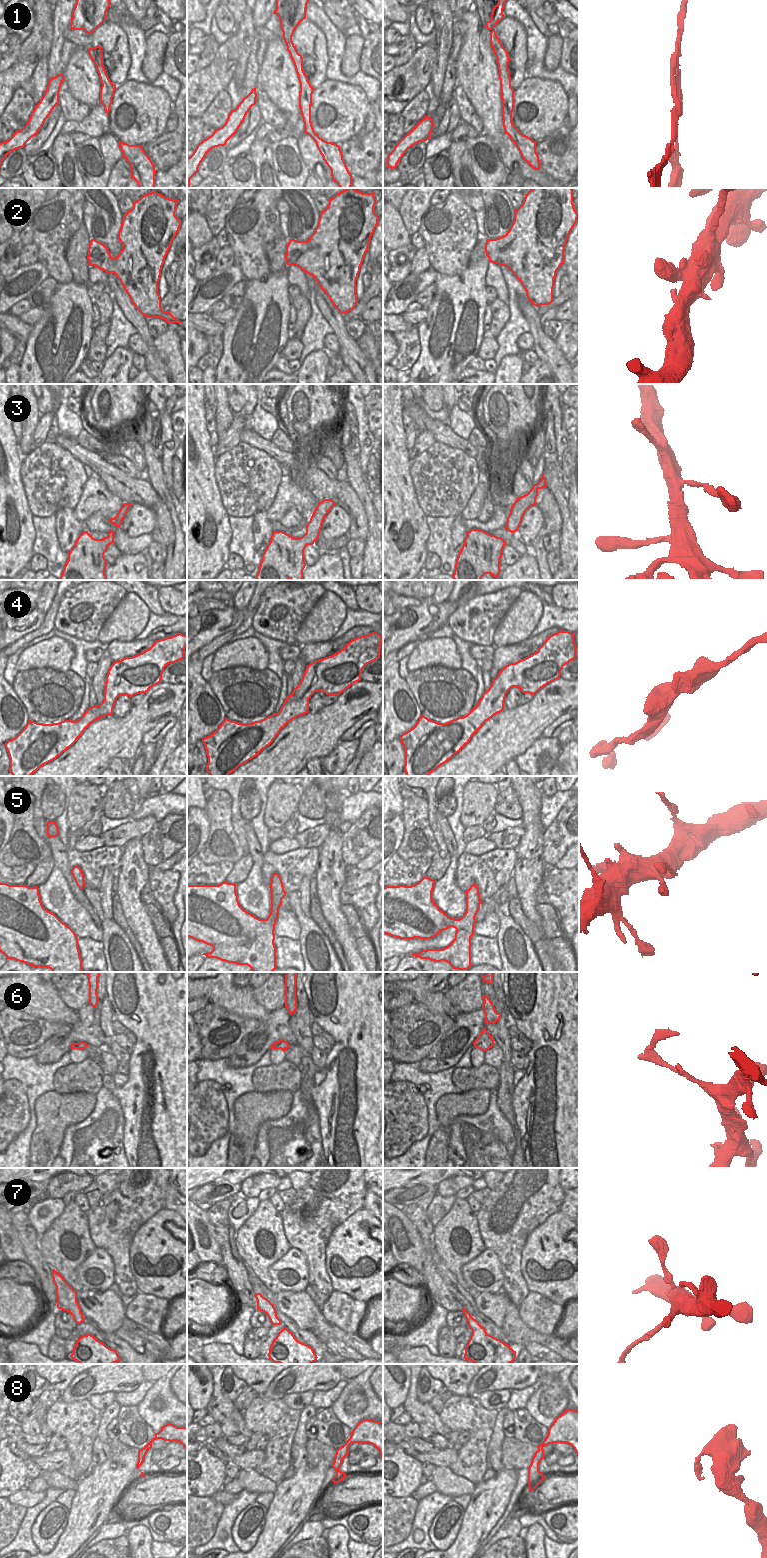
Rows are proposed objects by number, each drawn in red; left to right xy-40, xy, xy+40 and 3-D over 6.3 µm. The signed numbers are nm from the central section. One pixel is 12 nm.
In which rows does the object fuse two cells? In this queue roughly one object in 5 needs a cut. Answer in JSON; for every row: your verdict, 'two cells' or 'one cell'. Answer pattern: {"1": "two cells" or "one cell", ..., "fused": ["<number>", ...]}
{"1": "two cells", "2": "one cell", "3": "one cell", "4": "one cell", "5": "one cell", "6": "one cell", "7": "one cell", "8": "one cell", "fused": ["1"]}

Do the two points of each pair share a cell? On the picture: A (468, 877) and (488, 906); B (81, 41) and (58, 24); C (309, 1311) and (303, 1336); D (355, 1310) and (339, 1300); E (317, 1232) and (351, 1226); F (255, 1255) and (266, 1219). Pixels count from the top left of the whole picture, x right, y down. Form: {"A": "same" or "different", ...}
{"A": "different", "B": "different", "C": "different", "D": "same", "E": "different", "F": "same"}

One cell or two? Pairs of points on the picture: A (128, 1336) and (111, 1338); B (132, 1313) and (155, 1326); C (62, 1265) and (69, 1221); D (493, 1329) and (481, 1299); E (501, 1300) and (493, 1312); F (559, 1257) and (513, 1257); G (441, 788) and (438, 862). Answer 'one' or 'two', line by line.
A: two
B: one
C: one
D: two
E: one
F: two
G: two

